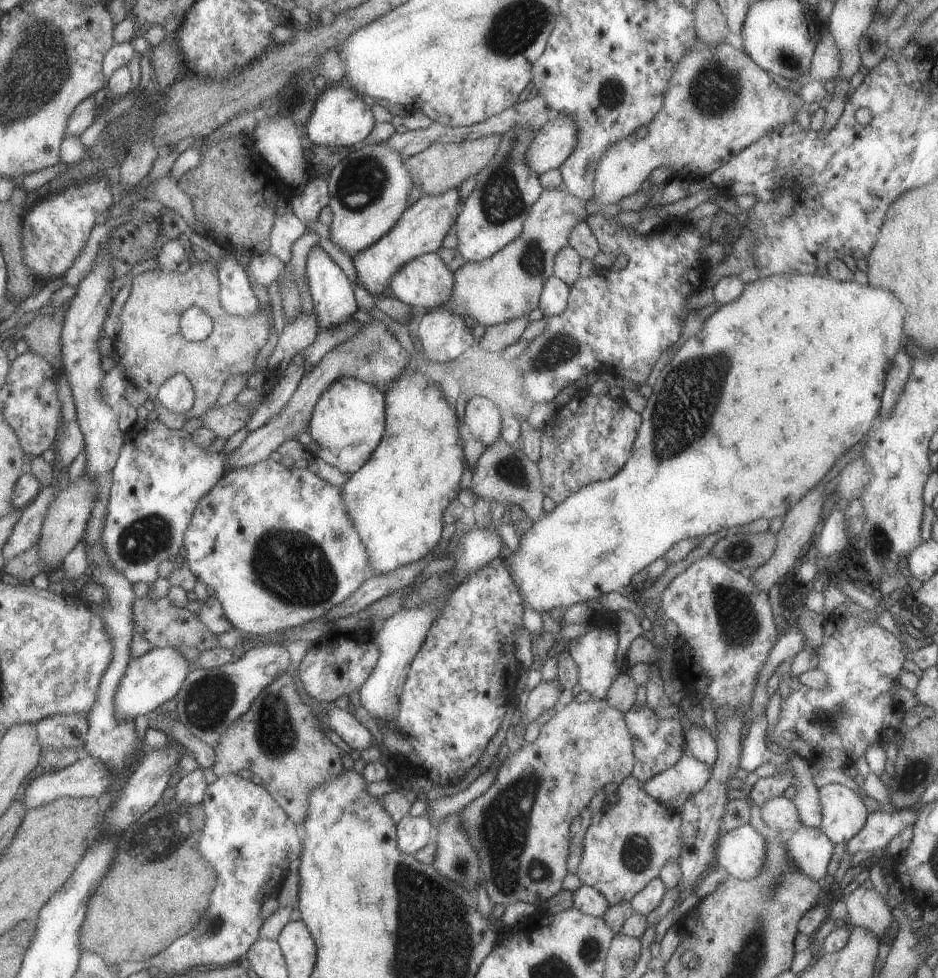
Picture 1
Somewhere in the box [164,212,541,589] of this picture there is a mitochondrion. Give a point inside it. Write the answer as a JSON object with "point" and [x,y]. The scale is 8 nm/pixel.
{"point":[512,469]}

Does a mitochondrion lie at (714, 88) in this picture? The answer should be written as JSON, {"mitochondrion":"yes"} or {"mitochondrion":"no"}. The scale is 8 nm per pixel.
{"mitochondrion":"yes"}

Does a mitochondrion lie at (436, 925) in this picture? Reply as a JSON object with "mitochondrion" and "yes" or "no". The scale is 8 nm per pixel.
{"mitochondrion":"yes"}

